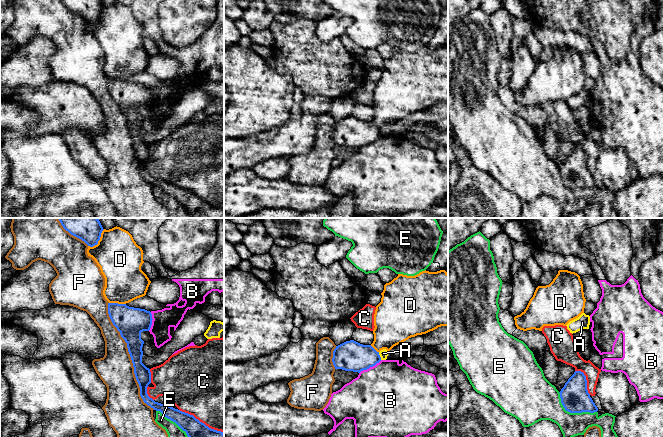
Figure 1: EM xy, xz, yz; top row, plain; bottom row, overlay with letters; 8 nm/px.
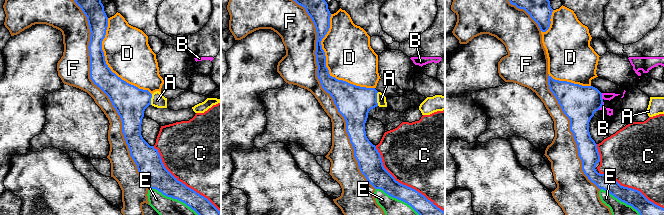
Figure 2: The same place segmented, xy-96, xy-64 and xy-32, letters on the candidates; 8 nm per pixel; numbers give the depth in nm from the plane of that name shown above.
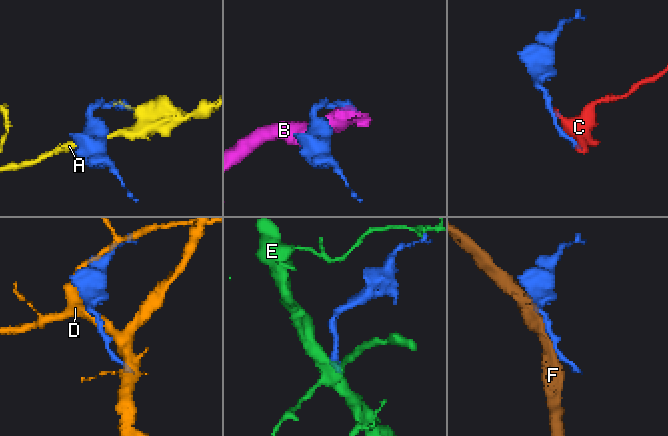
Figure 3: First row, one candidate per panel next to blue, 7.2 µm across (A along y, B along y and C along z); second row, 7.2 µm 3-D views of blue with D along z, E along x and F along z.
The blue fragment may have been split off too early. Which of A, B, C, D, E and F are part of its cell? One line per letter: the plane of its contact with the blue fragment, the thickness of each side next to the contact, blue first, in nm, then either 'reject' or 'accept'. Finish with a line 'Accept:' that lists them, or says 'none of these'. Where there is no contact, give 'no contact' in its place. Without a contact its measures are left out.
A: meets blue in xz; 240 nm thick on the blue side, 70 nm on the other; reject
B: meets blue in xz; 240 nm thick on the blue side, 480 nm on the other; reject
C: meets blue in xy; 220 nm thick on the blue side, 500 nm on the other; reject
D: meets blue in xy; 160 nm thick on the blue side, 360 nm on the other; reject
E: meets blue in yz; 220 nm thick on the blue side, 280 nm on the other; reject
F: meets blue in xy; 200 nm thick on the blue side, 280 nm on the other; reject
Accept: none of these

